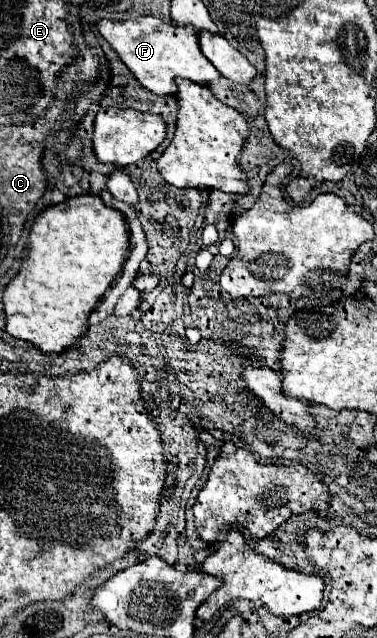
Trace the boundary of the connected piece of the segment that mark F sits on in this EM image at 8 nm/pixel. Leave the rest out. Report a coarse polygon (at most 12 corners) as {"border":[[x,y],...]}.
{"border":[[160,18],[98,22],[136,80],[158,96],[218,70],[194,26]]}

